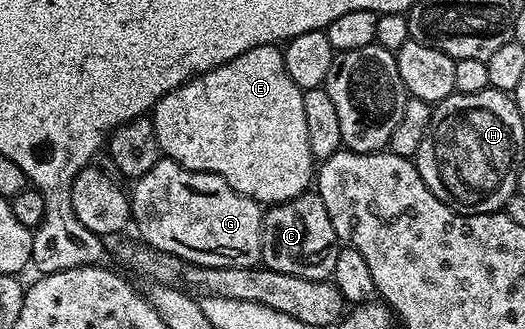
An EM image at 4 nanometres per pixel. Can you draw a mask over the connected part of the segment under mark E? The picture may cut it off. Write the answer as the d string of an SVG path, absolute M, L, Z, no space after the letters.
M257 45L252 51L244 51L244 55L236 55L236 59L224 62L207 73L199 73L198 76L186 81L180 87L176 87L168 95L164 95L154 104L152 120L159 150L169 160L180 163L192 171L204 171L215 173L232 187L241 197L251 197L259 203L279 205L282 201L291 201L292 198L300 196L311 188L312 178L316 173L316 159L312 155L312 147L308 147L308 122L304 116L304 90L296 83L292 83L292 75L288 75L288 67L284 67L284 55L278 45Z

